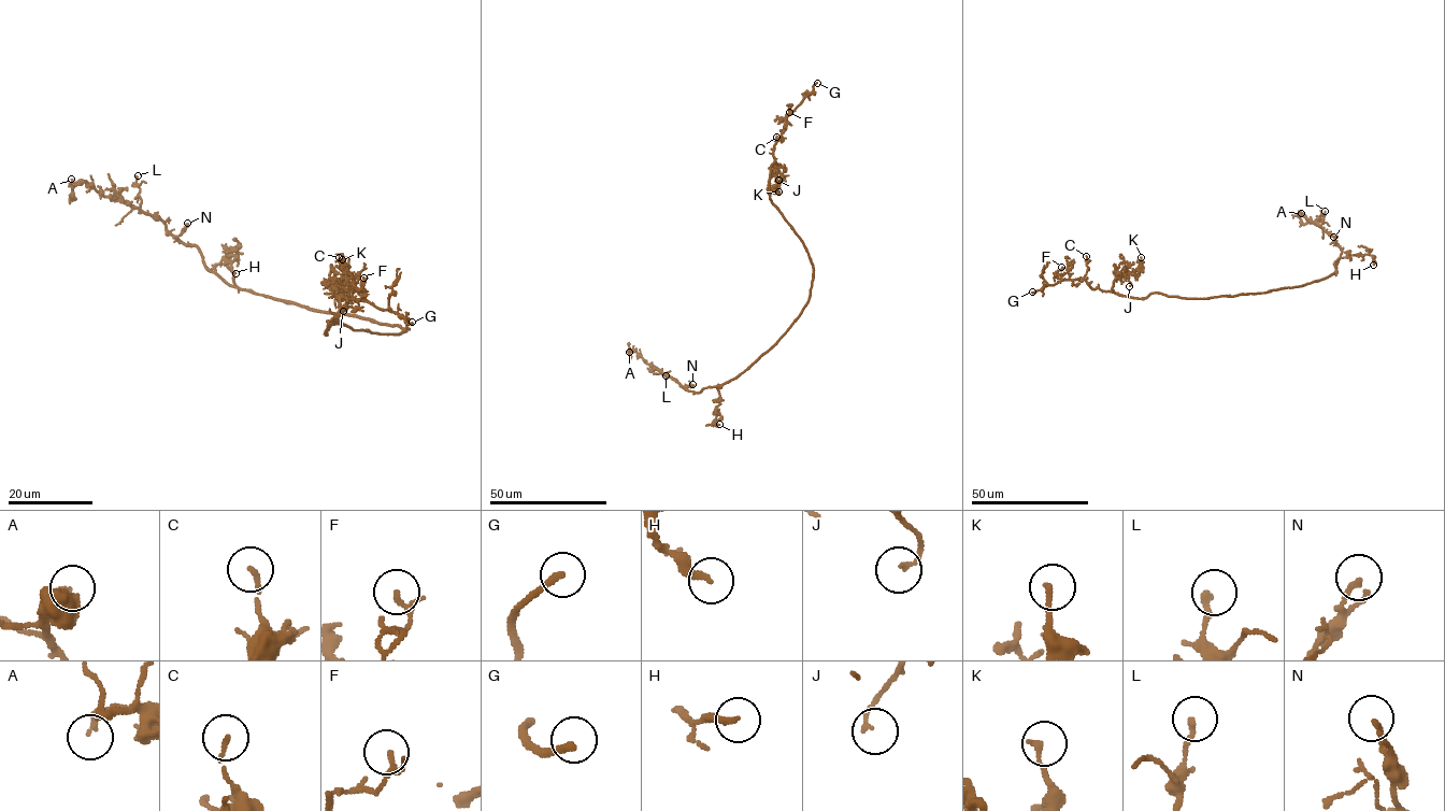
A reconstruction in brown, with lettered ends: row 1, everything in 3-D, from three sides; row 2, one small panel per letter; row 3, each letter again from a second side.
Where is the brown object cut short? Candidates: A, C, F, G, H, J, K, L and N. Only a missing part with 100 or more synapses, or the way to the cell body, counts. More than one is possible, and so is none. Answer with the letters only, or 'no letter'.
G

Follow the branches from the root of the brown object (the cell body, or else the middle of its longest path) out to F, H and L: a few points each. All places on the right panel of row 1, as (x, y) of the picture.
F: (1250, 294), (1184, 298), (1153, 293), (1133, 298), (1092, 288), (1083, 279), (1062, 280), (1058, 273), (1061, 267)
H: (1250, 294), (1322, 280), (1336, 273), (1334, 262), (1339, 258), (1350, 255), (1369, 254), (1373, 265)
L: (1250, 294), (1305, 285), (1335, 271), (1341, 250), (1321, 226), (1325, 211)

